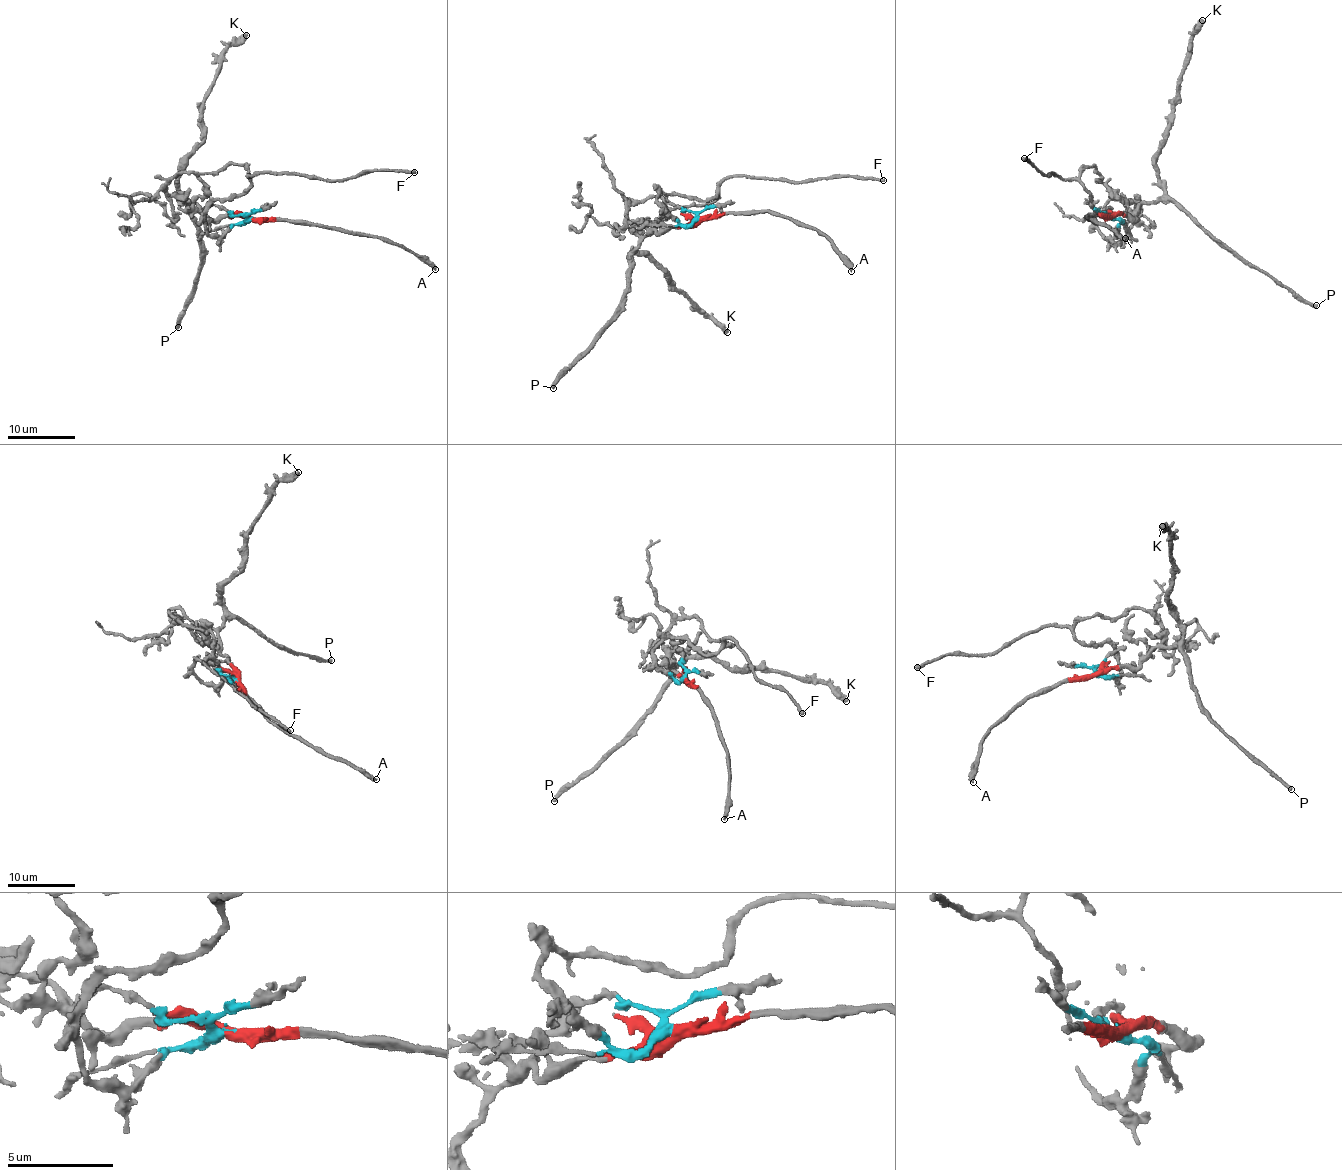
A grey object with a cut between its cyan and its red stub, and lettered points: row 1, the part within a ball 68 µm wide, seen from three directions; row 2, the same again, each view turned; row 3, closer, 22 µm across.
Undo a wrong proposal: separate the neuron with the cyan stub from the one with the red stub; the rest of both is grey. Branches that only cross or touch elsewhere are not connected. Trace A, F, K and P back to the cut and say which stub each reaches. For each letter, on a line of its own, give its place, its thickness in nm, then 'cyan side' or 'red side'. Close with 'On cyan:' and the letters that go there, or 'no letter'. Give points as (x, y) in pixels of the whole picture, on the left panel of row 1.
A: (435, 269) | 320 nm | red side
F: (414, 172) | 300 nm | cyan side
K: (246, 35) | 500 nm | red side
P: (178, 327) | 320 nm | red side
On cyan: F

